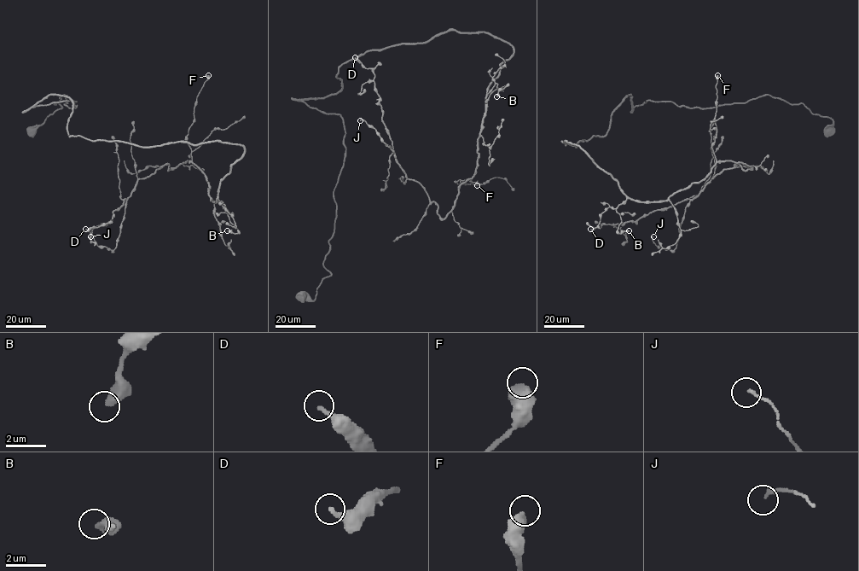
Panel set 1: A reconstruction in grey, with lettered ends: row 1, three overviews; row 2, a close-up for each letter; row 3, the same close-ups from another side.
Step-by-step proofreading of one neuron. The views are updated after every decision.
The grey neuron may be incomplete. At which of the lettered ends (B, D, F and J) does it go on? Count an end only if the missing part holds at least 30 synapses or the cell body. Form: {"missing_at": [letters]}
{"missing_at": []}

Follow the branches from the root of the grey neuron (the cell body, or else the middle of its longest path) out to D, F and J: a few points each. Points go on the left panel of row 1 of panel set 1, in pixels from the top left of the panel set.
D: (31, 131), (64, 95), (33, 106), (66, 96), (69, 136), (243, 147), (216, 201), (165, 164), (85, 229)
F: (31, 131), (64, 95), (33, 106), (66, 96), (69, 136), (240, 143), (216, 201), (187, 141), (208, 75)
J: (31, 131), (64, 95), (33, 106), (69, 136), (243, 147), (216, 201), (165, 164), (90, 236)

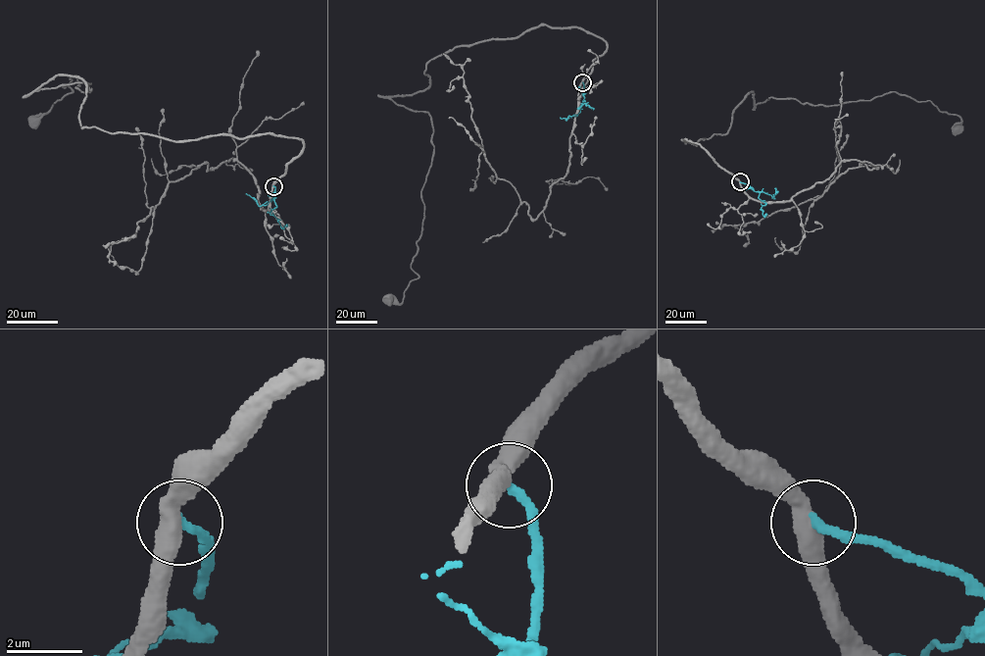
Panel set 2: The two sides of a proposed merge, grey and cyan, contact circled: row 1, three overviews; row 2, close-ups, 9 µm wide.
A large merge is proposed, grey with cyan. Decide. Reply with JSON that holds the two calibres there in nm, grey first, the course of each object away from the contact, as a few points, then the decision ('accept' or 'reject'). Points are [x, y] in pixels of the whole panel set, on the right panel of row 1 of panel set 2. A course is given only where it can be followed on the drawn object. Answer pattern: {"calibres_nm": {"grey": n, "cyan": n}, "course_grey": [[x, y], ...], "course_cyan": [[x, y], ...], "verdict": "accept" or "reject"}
{"calibres_nm": {"grey": 480, "cyan": 220}, "course_grey": [[740, 182], [682, 140], [724, 134], [752, 91], [756, 104], [824, 106], [896, 92], [958, 116], [954, 128]], "course_cyan": [[740, 182], [760, 193], [758, 197], [765, 204], [761, 208], [763, 215], [766, 213]], "verdict": "reject"}

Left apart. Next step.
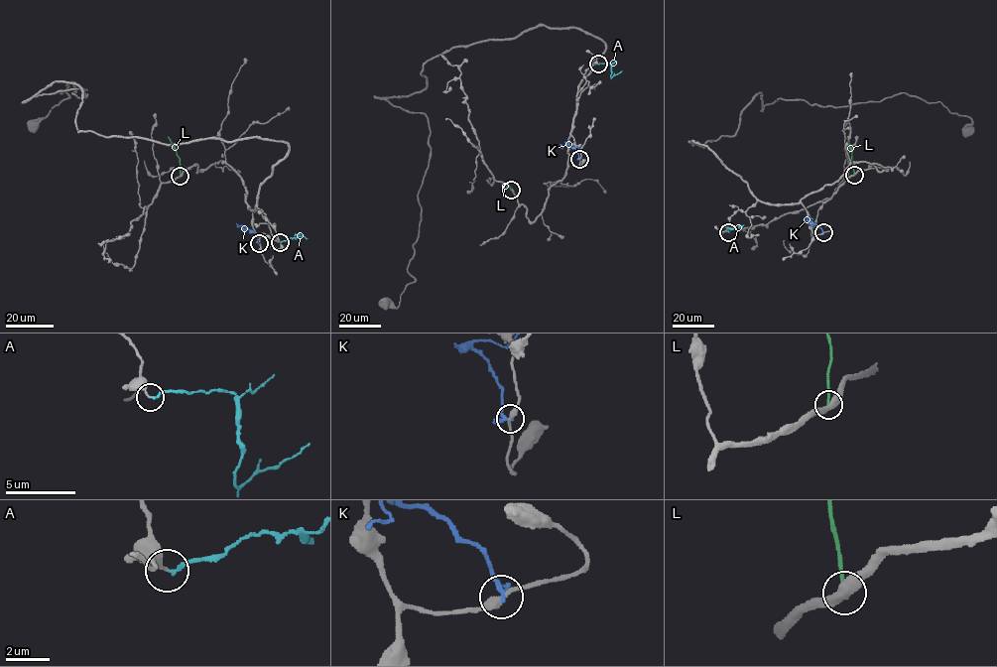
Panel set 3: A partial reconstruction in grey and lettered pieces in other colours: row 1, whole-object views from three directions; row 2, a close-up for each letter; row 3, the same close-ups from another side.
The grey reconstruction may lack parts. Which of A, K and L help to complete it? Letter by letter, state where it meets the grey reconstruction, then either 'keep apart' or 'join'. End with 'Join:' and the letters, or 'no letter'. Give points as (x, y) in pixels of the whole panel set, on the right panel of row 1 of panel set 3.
A: (728, 232) | keep apart
K: (823, 232) | keep apart
L: (854, 175) | keep apart
Join: no letter

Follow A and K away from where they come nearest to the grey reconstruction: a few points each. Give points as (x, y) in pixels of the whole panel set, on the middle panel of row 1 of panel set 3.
A: (597, 65), (609, 63), (611, 77), (622, 70)
K: (579, 158), (574, 148), (567, 144), (561, 147), (560, 144)

